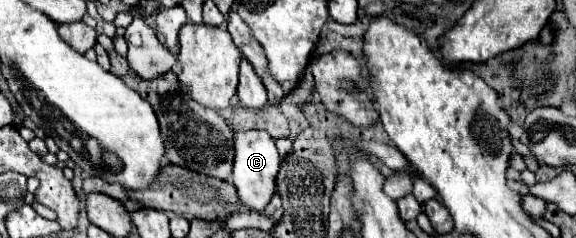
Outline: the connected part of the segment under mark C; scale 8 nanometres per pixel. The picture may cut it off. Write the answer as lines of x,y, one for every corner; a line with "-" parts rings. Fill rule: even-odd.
233,130
233,132
235,132
233,184
237,186
237,196
247,210
263,214
275,194
275,178
281,166
281,158
277,154
273,138
265,130
249,130
249,132

